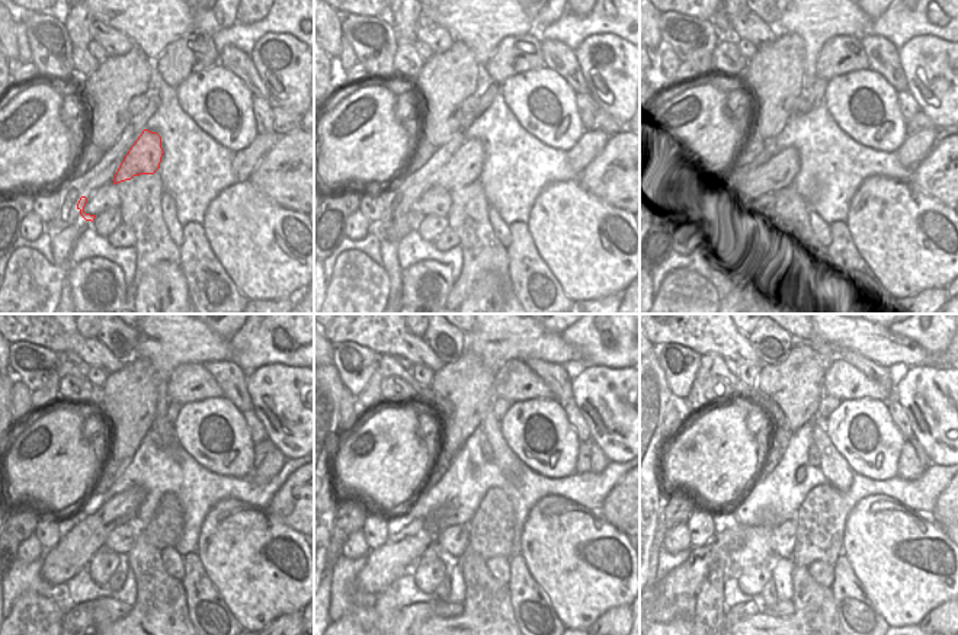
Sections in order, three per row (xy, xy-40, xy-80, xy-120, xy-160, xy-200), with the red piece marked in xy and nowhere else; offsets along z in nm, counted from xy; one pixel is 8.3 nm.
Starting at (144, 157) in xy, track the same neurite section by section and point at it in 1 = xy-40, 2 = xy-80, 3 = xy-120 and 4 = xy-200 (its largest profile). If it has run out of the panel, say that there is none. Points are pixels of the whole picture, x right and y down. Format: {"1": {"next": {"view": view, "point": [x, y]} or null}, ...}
{"1": {"next": {"view": "xy-40", "point": [465, 166]}}, "2": {"next": {"view": "xy-80", "point": [771, 179]}}, "3": {"next": {"view": "xy-120", "point": [74, 551]}}, "4": {"next": {"view": "xy-200", "point": [686, 579]}}}

